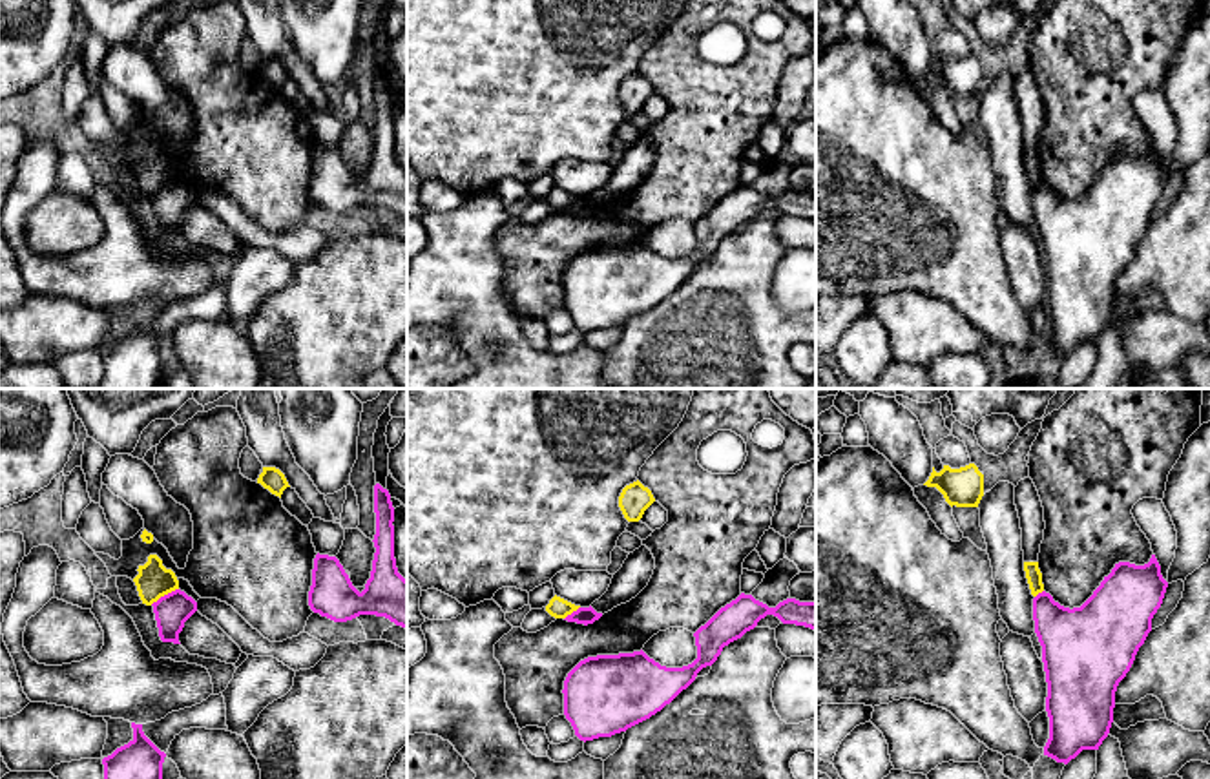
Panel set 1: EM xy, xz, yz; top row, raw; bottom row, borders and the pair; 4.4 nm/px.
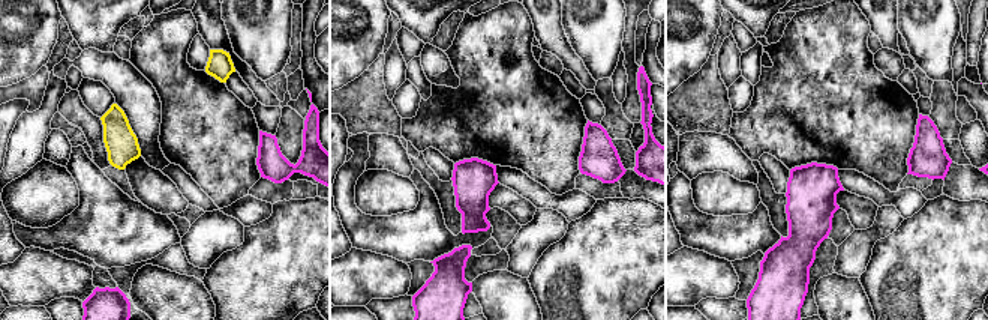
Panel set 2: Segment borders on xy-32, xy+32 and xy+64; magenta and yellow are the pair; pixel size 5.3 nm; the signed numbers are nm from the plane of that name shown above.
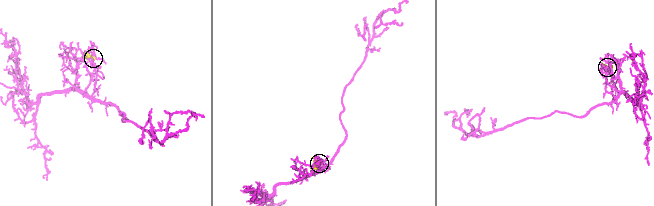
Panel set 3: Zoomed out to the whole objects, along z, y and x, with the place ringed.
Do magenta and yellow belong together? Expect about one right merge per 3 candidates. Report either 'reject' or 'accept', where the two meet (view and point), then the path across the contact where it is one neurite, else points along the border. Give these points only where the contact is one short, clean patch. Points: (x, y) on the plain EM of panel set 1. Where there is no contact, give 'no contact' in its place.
reject; meets magenta in xy at (165, 186); border along xy (177, 179), (150, 196)

